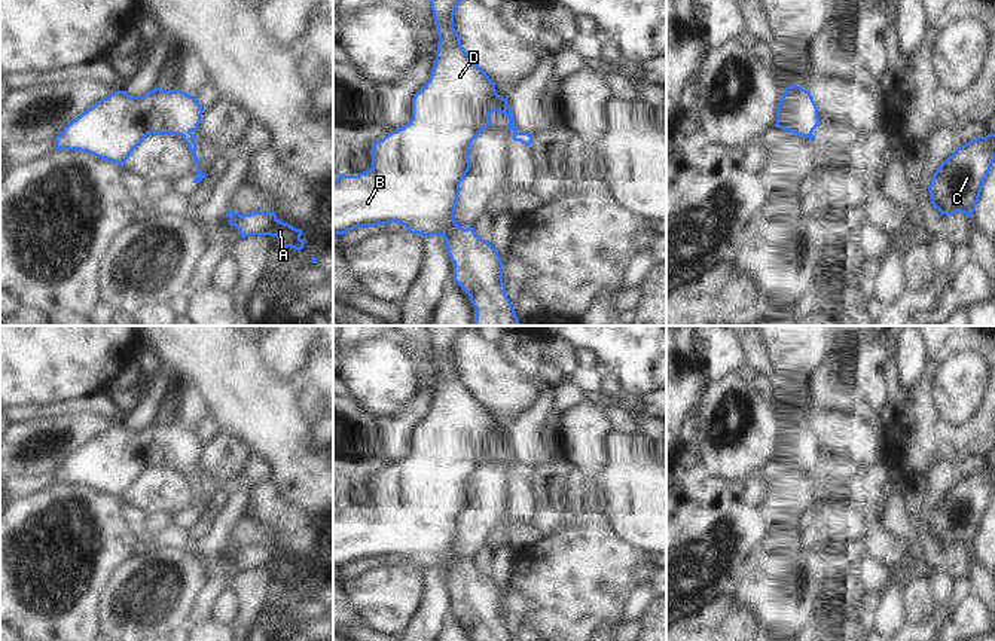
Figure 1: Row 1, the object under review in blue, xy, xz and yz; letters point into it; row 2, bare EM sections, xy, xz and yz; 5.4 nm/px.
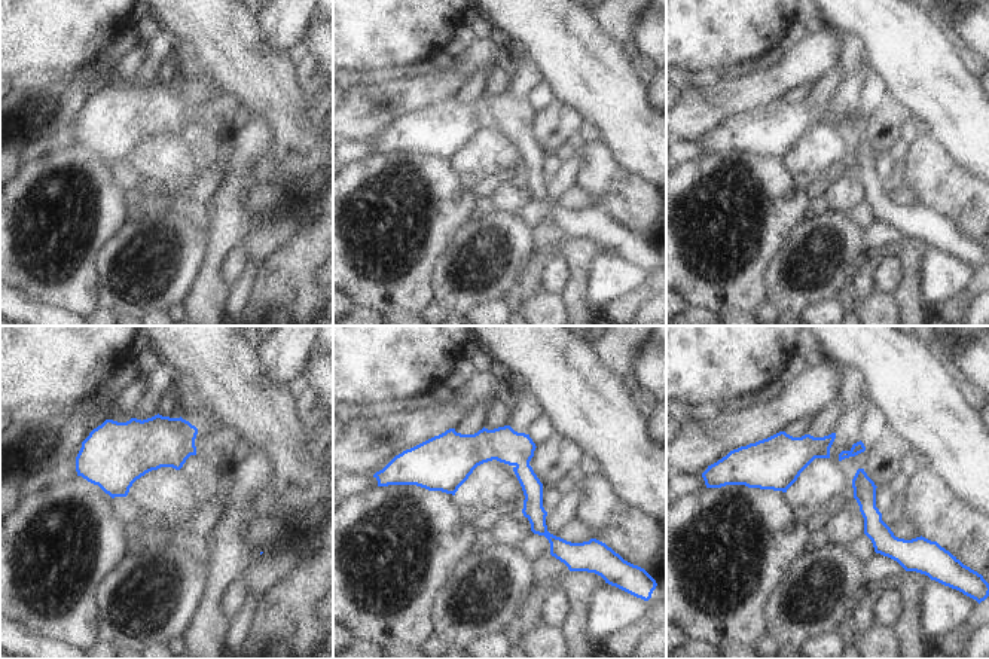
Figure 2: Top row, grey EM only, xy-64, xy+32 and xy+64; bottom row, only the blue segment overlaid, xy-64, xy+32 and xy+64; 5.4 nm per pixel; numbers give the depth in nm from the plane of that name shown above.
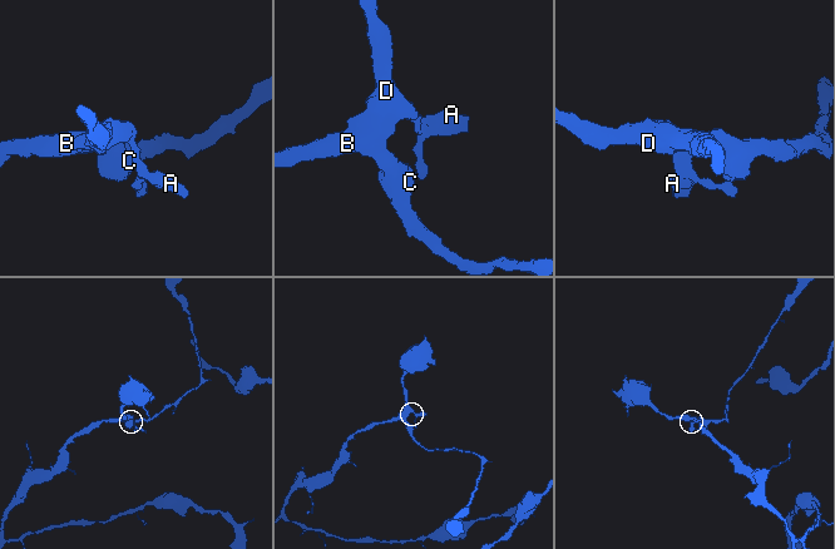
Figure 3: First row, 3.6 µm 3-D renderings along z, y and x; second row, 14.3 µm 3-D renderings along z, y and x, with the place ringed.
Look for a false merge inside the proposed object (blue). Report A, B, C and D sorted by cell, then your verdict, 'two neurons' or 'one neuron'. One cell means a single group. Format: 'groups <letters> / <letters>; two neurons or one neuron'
groups A B C D; one neuron

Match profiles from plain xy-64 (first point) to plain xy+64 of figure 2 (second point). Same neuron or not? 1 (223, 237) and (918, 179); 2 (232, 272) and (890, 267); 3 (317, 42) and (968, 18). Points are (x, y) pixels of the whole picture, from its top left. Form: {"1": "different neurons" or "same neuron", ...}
{"1": "different neurons", "2": "same neuron", "3": "same neuron"}

